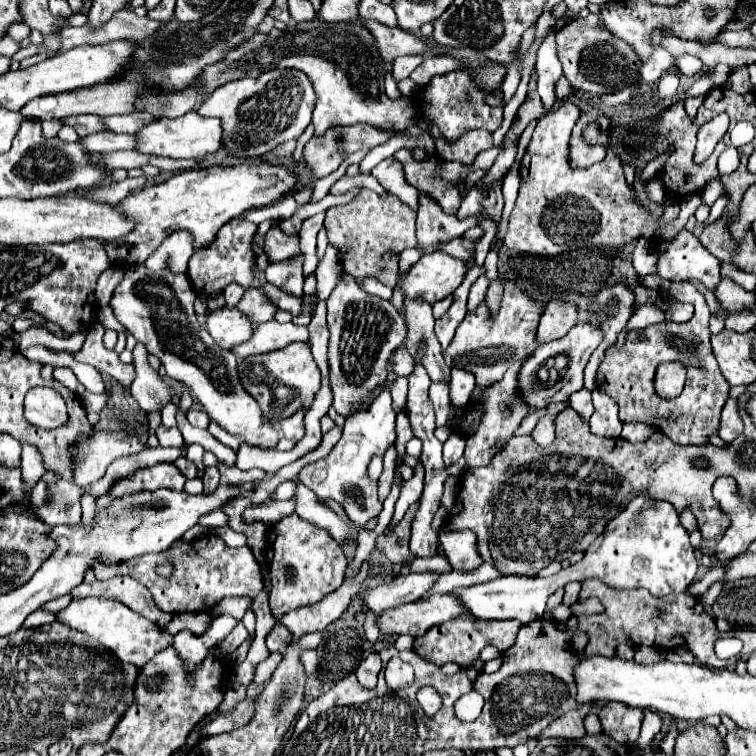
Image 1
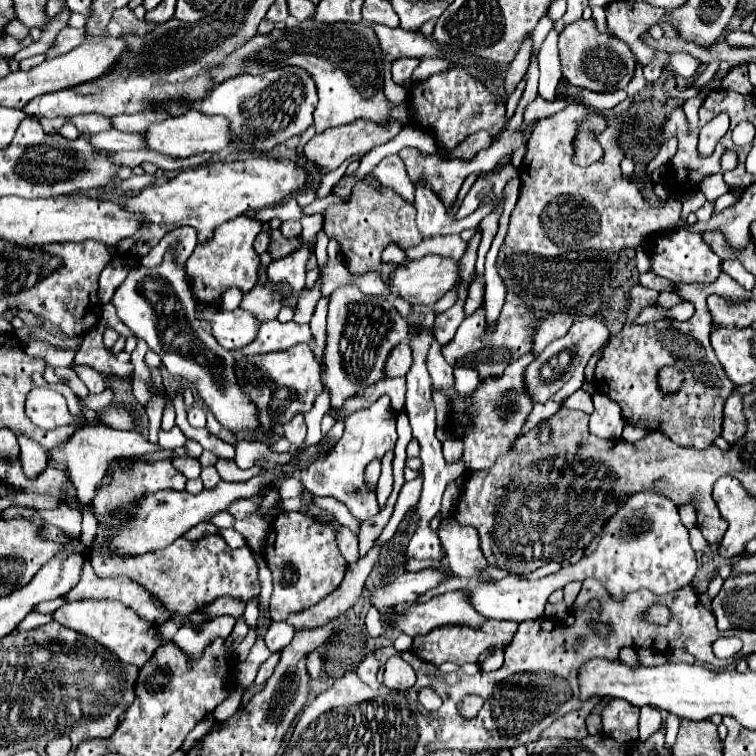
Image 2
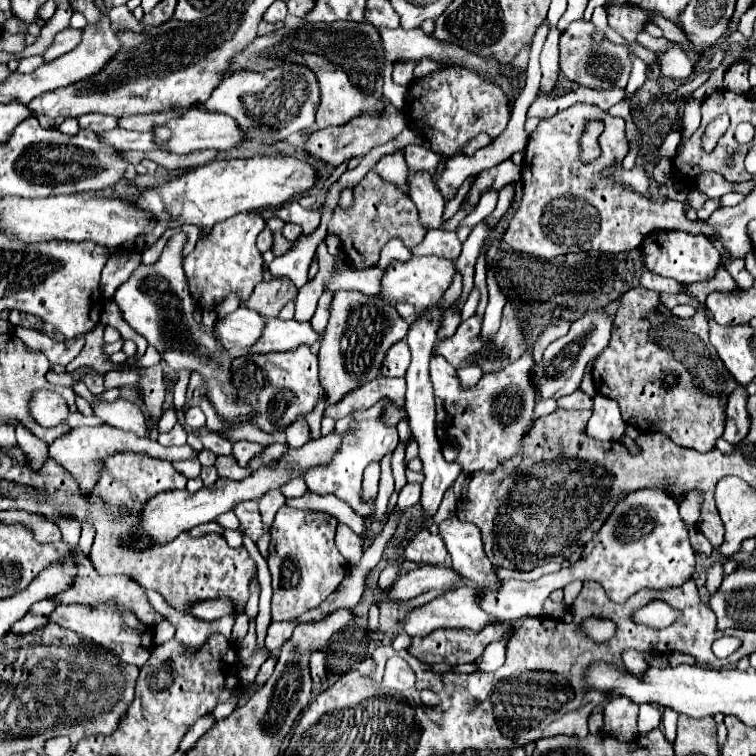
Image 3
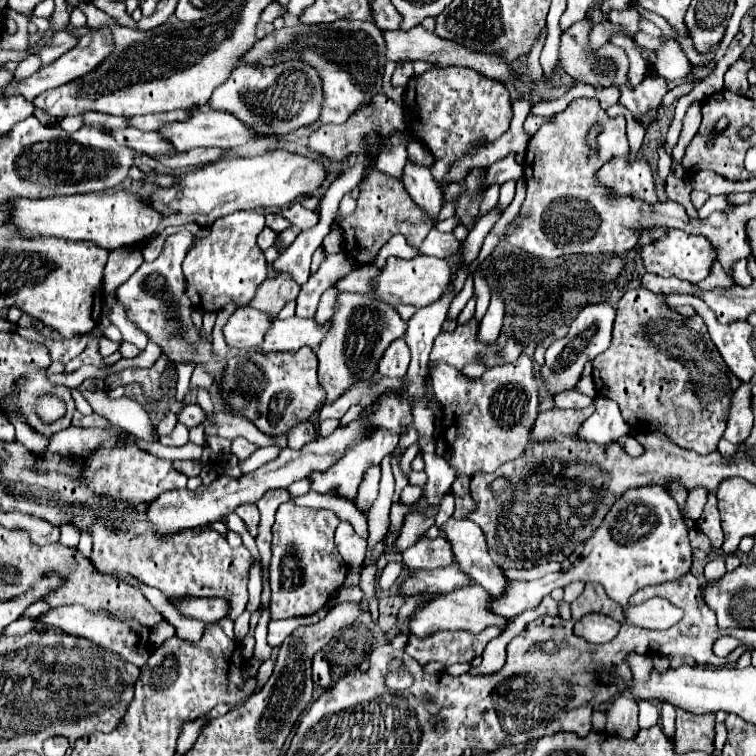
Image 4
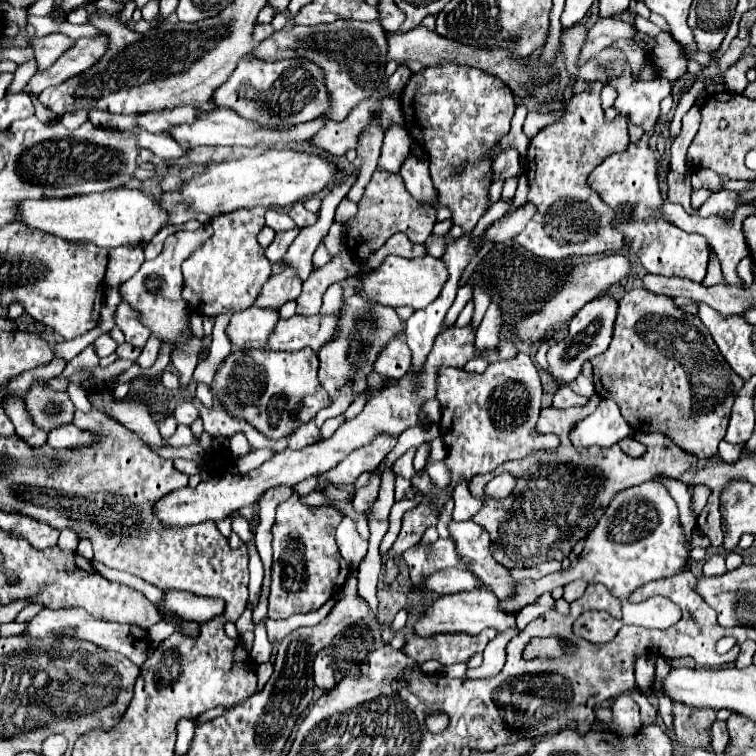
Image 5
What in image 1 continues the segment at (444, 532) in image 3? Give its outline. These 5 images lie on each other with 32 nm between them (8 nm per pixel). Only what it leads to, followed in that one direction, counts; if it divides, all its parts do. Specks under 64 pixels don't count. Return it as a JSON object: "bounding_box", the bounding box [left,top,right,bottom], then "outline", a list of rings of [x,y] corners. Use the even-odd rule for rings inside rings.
{"bounding_box":[440,522,484,572],"outline":[[[444,522],[440,528],[440,546],[454,572],[472,572],[484,564],[478,554],[478,540],[472,530],[452,530]]]}

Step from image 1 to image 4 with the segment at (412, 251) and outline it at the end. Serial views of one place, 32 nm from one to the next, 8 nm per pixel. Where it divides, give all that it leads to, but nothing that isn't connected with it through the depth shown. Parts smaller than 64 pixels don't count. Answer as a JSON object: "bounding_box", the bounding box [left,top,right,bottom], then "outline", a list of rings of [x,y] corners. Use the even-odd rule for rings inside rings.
{"bounding_box":[420,230,456,258],"outline":[[[432,230],[426,240],[420,244],[420,252],[422,254],[430,254],[430,256],[438,256],[444,258],[452,248],[456,248],[456,238],[452,234],[442,234],[438,230]]]}

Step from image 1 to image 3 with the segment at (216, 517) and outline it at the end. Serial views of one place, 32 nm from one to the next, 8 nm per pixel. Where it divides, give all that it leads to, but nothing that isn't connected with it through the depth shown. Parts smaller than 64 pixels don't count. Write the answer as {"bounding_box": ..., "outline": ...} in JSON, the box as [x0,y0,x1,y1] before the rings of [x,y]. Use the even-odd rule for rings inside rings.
{"bounding_box":[216,512,240,532],"outline":[[[226,512],[226,514],[218,516],[218,520],[216,520],[216,522],[218,522],[218,524],[222,524],[224,528],[230,528],[230,530],[240,532],[240,520],[238,520],[238,516],[236,516],[234,512]]]}

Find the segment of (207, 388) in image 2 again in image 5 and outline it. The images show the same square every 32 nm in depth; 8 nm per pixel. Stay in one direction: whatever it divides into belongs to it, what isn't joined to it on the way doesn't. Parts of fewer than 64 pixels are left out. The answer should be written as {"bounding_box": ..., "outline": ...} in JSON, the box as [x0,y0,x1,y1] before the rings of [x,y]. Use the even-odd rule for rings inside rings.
{"bounding_box":[120,224,212,346],"outline":[[[202,224],[196,232],[180,230],[172,236],[168,236],[164,250],[154,260],[146,260],[140,266],[140,270],[120,286],[124,300],[130,302],[142,314],[144,326],[148,326],[158,336],[158,340],[168,340],[176,346],[178,340],[182,338],[182,332],[186,330],[188,308],[184,308],[184,298],[180,296],[180,292],[182,292],[180,266],[192,252],[198,250],[198,246],[202,246],[208,240],[208,236],[212,236],[210,224]]]}

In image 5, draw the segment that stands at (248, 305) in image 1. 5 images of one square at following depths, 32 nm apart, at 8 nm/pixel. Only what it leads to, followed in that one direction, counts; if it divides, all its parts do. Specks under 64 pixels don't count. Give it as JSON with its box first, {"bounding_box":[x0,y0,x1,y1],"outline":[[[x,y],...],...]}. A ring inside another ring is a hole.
{"bounding_box":[256,268,302,308],"outline":[[[284,268],[280,274],[274,274],[260,292],[256,306],[262,308],[280,308],[288,300],[296,300],[302,290],[302,280],[294,268]]]}

